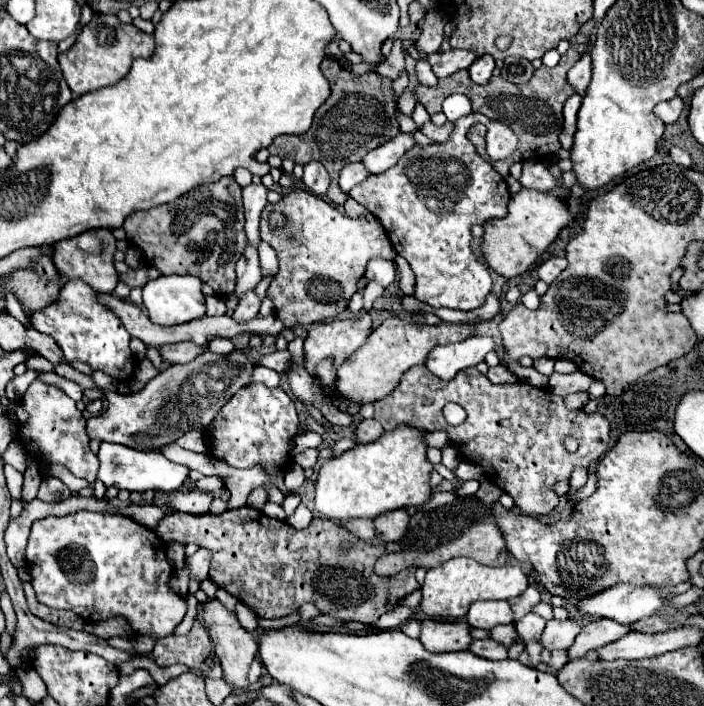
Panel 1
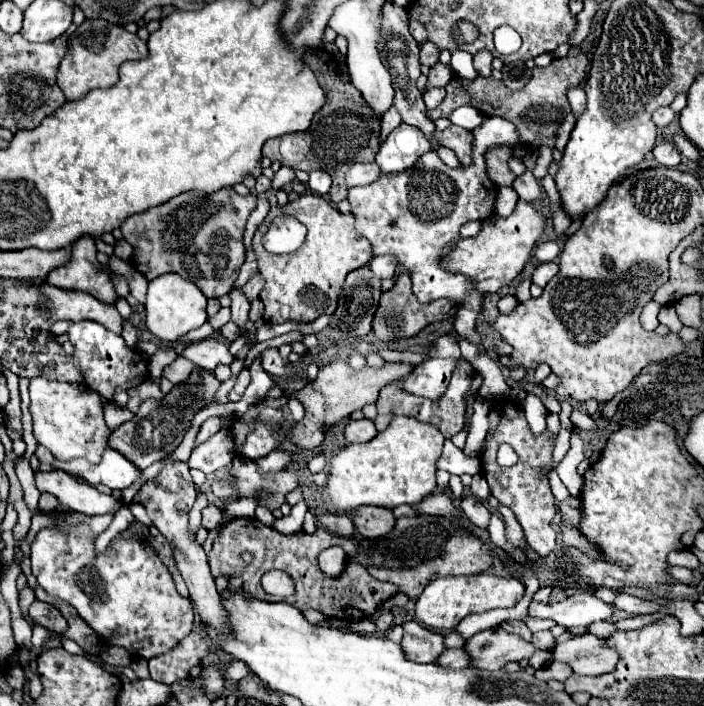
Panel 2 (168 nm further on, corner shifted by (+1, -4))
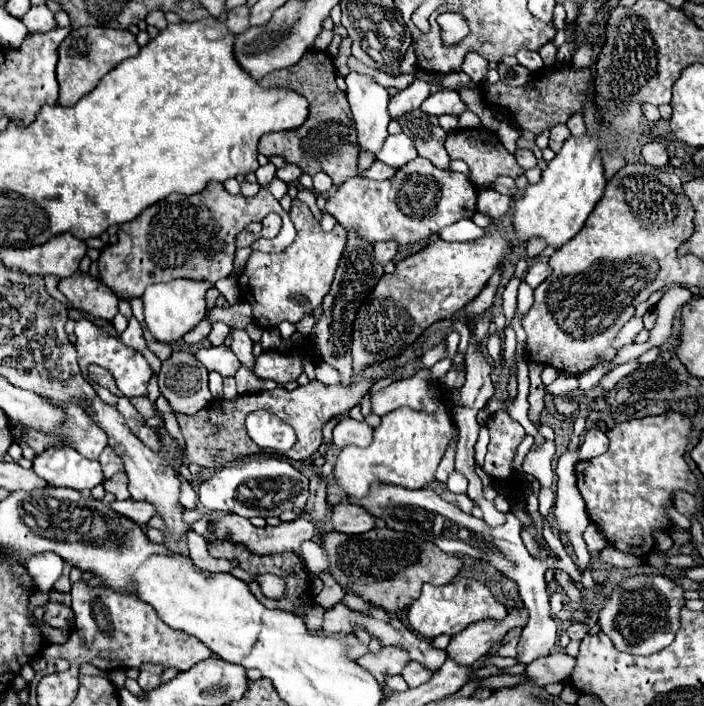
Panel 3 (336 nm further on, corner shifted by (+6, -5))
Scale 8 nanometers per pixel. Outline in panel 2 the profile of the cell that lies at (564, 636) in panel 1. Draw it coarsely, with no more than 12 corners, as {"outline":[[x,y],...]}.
{"outline":[[494,627],[470,637],[474,669],[498,671],[536,649]]}

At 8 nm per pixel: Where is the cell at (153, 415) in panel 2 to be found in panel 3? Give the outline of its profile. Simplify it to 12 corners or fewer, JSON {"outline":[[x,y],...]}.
{"outline":[[111,446],[99,456],[105,478],[125,470],[121,456]]}

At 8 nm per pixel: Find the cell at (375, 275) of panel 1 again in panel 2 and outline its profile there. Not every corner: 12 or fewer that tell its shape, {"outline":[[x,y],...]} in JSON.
{"outline":[[378,255],[370,261],[376,277],[394,277],[394,255]]}

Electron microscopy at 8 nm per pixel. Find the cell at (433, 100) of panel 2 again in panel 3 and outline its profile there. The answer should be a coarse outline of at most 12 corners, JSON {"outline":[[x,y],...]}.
{"outline":[[455,90],[431,94],[421,110],[429,115],[459,114],[465,110]]}

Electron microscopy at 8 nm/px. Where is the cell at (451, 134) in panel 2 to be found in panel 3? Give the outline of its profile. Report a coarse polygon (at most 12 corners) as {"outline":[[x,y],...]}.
{"outline":[[485,128],[449,132],[445,150],[477,188],[517,178],[515,156]]}

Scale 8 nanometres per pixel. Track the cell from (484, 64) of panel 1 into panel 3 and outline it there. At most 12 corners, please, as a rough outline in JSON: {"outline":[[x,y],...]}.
{"outline":[[469,52],[463,72],[481,84],[487,78],[487,60]]}

